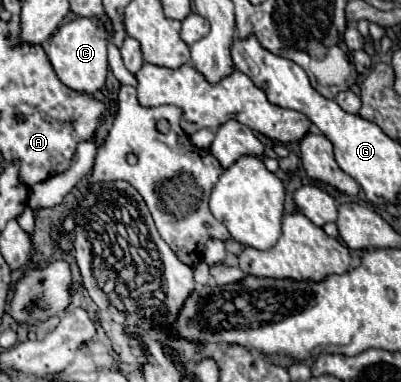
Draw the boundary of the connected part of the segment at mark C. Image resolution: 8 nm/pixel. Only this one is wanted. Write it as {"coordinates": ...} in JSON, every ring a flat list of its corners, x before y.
{"coordinates":[[73,18,71,22,65,22,59,26,53,36,49,38,45,46,47,58,59,76,59,80,69,86,71,90,93,94,97,92,107,78,107,36,105,28,99,24,99,20,93,18]]}

